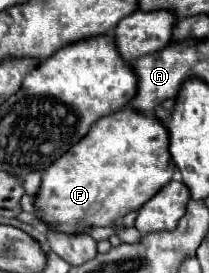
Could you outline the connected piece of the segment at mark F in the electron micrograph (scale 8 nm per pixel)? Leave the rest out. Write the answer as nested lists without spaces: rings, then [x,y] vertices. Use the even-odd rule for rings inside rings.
[[[126,106],[124,110],[92,124],[92,130],[76,146],[46,168],[40,190],[34,198],[34,206],[40,210],[40,220],[46,222],[48,230],[62,234],[84,234],[94,226],[112,226],[118,222],[118,218],[138,210],[162,186],[166,186],[168,180],[172,180],[174,170],[176,166],[168,152],[168,132],[162,122],[154,116],[138,114]]]

